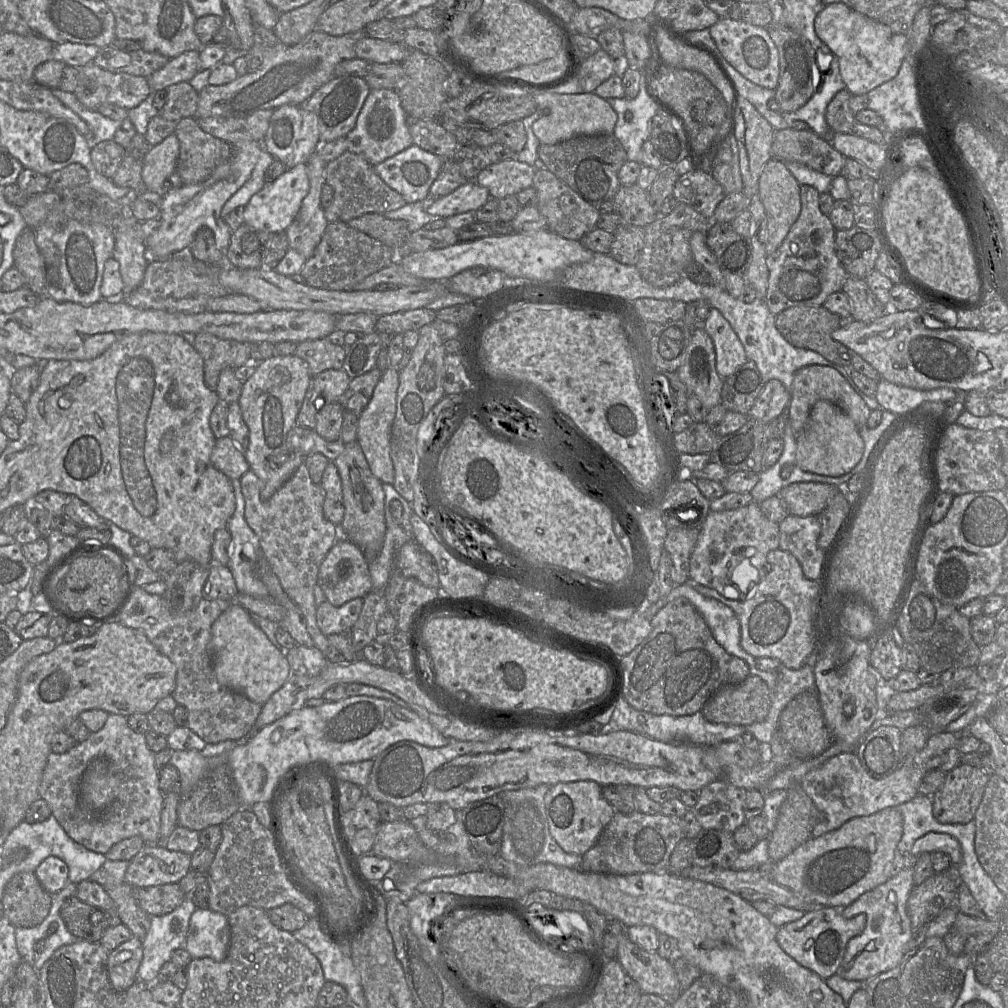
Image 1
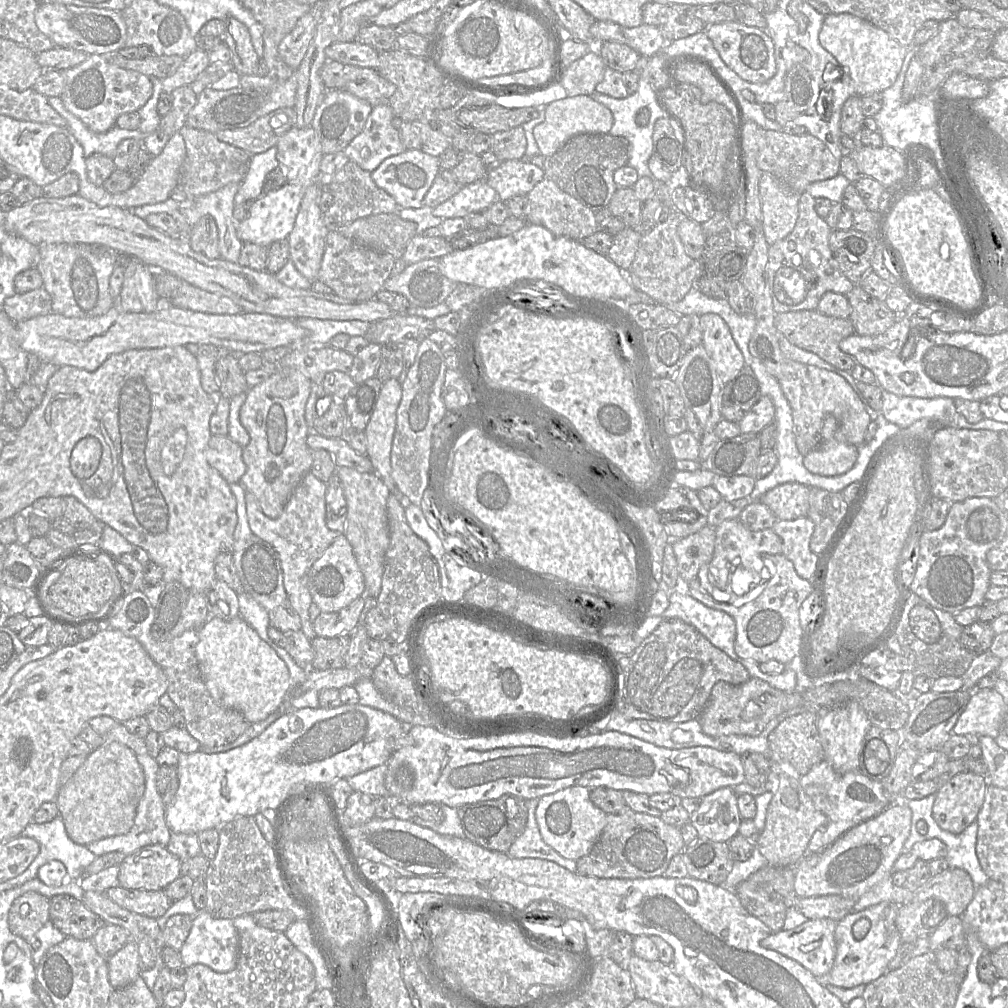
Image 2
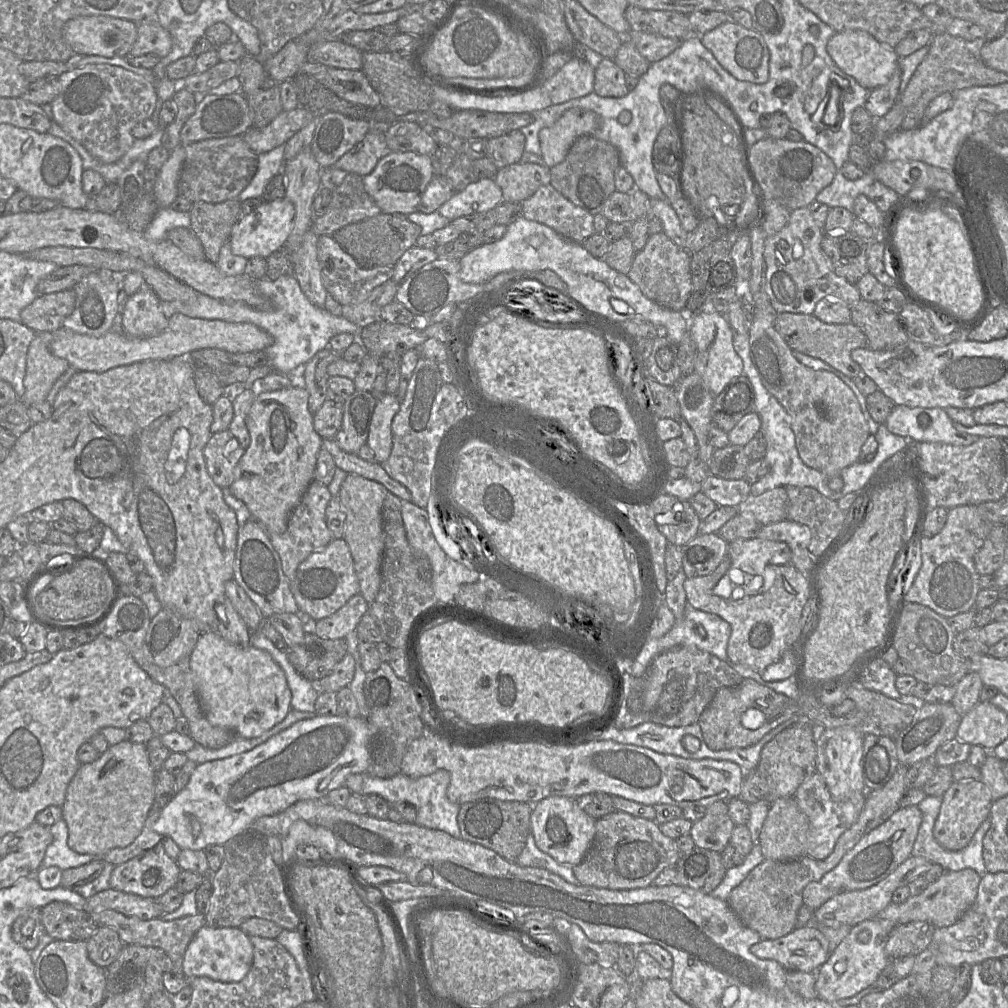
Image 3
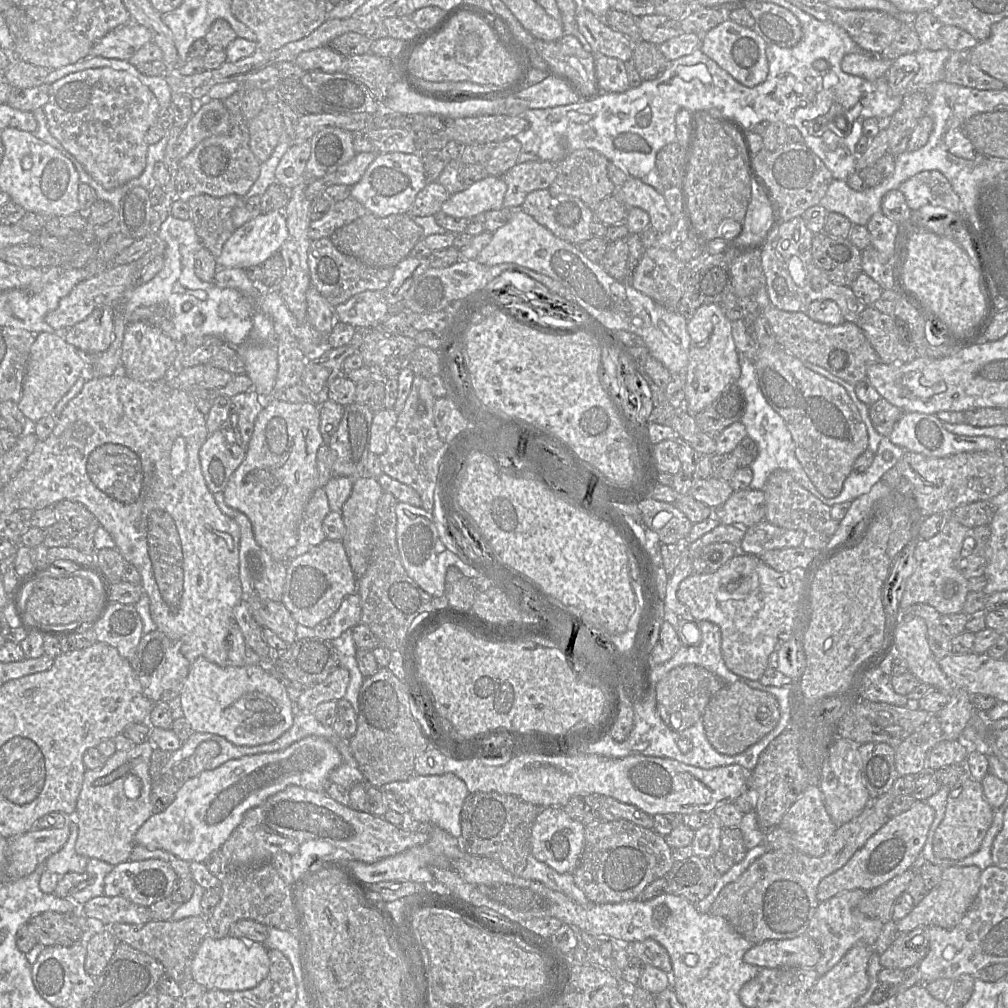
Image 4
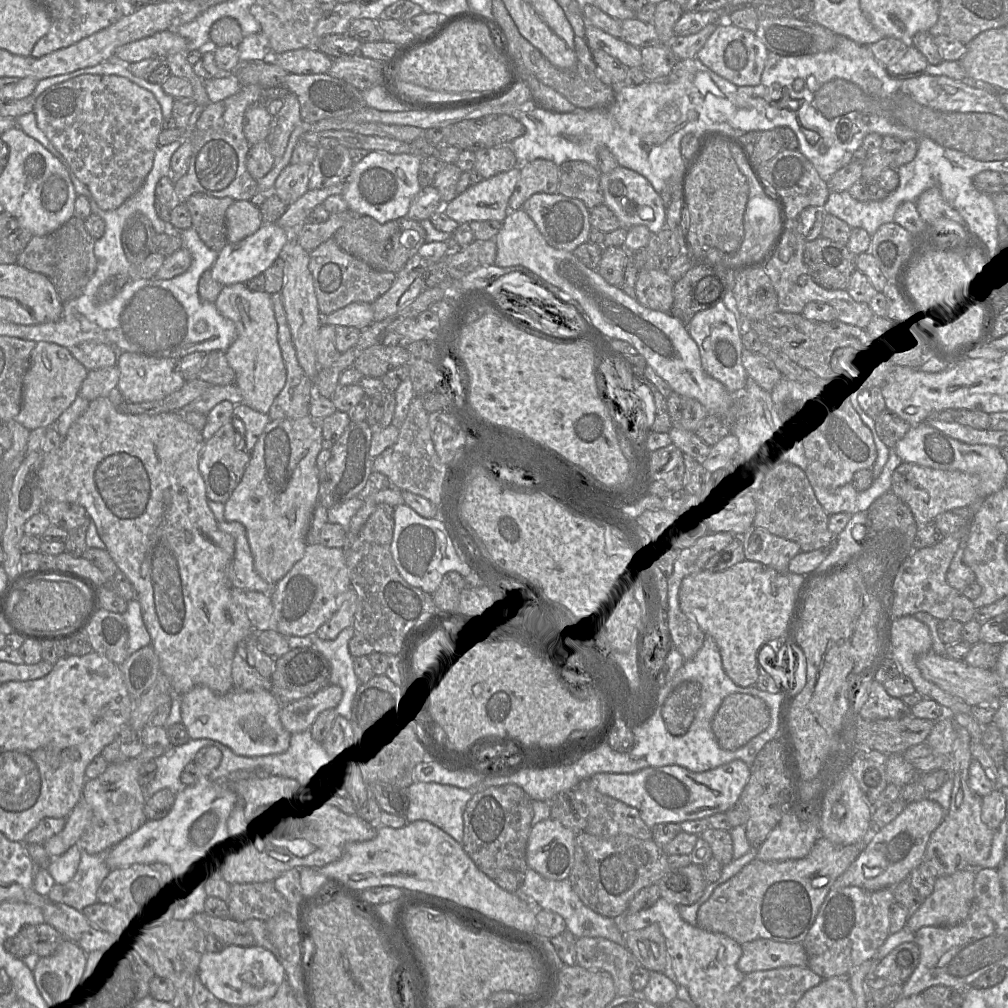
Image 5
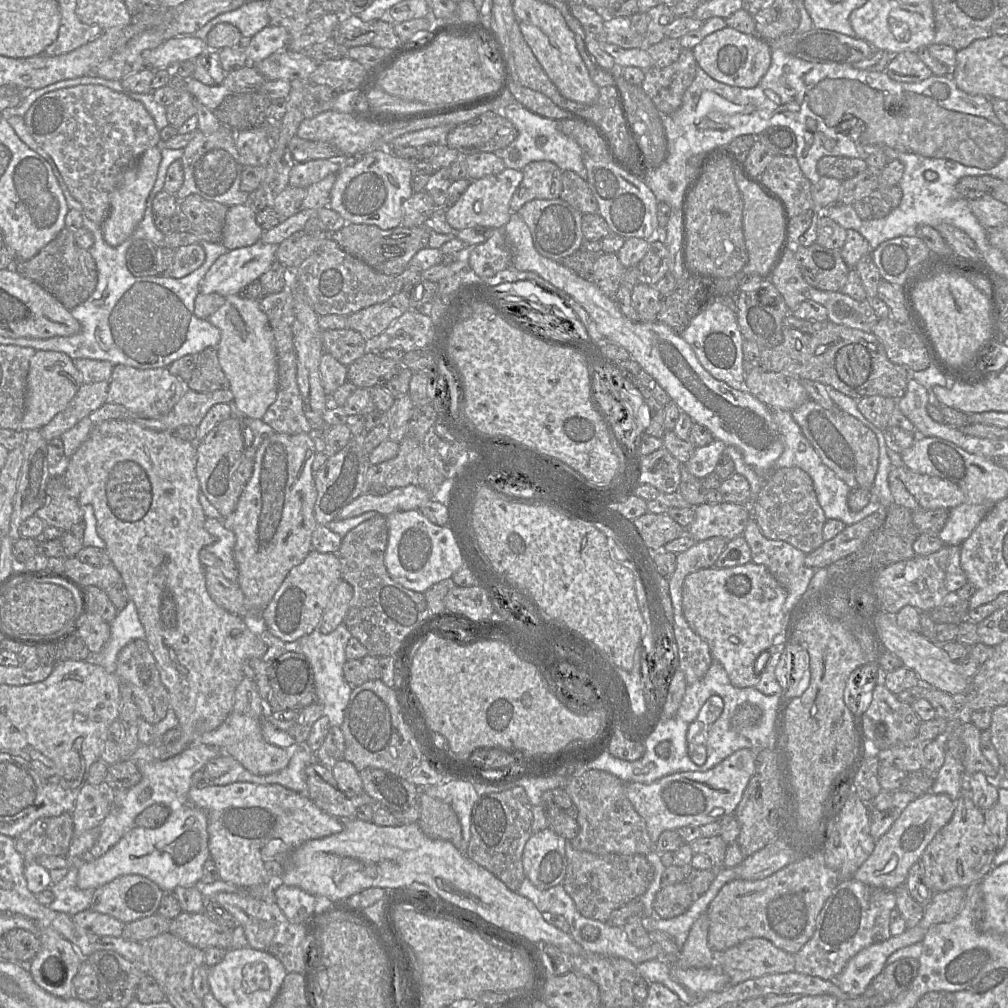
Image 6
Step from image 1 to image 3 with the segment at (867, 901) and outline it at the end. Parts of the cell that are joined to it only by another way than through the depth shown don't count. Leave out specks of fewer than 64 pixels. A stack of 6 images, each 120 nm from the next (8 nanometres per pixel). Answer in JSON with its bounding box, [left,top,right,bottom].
[815,917,893,1004]

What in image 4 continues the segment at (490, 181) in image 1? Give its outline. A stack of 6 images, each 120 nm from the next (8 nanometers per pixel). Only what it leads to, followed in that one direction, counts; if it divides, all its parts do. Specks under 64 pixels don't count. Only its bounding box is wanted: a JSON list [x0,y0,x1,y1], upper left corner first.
[502,160,556,209]

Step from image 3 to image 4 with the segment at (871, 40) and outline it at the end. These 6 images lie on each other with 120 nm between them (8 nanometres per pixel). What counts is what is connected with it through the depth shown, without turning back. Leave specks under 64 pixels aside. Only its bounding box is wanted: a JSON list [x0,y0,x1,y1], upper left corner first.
[841,51,891,81]

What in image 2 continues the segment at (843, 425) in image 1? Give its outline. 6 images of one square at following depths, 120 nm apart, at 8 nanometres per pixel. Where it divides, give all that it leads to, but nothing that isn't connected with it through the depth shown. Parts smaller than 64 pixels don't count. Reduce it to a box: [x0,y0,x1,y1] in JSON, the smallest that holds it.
[803,414,858,476]

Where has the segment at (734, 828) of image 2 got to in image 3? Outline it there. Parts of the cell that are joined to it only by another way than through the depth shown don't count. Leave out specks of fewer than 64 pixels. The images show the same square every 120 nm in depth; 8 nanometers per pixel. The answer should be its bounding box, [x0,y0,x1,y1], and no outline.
[690,800,734,852]

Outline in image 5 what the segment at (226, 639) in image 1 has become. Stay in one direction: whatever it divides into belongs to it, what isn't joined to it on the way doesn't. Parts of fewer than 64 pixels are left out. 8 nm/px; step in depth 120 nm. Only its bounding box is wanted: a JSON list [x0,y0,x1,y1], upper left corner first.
[180,685,291,757]

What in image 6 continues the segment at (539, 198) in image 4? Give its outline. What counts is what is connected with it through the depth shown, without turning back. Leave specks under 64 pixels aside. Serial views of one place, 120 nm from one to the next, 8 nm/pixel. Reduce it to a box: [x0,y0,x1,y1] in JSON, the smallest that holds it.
[517,197,584,261]

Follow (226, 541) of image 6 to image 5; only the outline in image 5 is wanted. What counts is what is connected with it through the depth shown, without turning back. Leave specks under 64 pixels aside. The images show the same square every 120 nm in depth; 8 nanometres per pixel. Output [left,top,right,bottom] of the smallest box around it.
[218,521,275,594]

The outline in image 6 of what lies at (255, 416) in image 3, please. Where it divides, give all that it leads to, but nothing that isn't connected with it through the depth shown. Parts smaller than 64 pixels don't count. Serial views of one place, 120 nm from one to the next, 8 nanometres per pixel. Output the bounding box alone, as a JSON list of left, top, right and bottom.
[223,432,318,632]

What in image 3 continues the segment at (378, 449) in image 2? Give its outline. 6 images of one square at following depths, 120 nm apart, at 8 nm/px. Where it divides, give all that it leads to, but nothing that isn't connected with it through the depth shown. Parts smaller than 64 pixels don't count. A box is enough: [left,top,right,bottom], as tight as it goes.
[367,393,400,462]

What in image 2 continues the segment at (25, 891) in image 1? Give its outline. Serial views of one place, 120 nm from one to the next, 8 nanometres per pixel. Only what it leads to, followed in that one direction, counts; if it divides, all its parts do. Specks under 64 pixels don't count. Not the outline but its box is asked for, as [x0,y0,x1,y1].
[8,891,49,951]

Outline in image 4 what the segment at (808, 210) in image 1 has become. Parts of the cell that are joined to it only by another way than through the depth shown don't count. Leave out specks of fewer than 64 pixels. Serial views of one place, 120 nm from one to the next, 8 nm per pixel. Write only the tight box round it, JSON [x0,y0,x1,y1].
[760,216,867,323]

